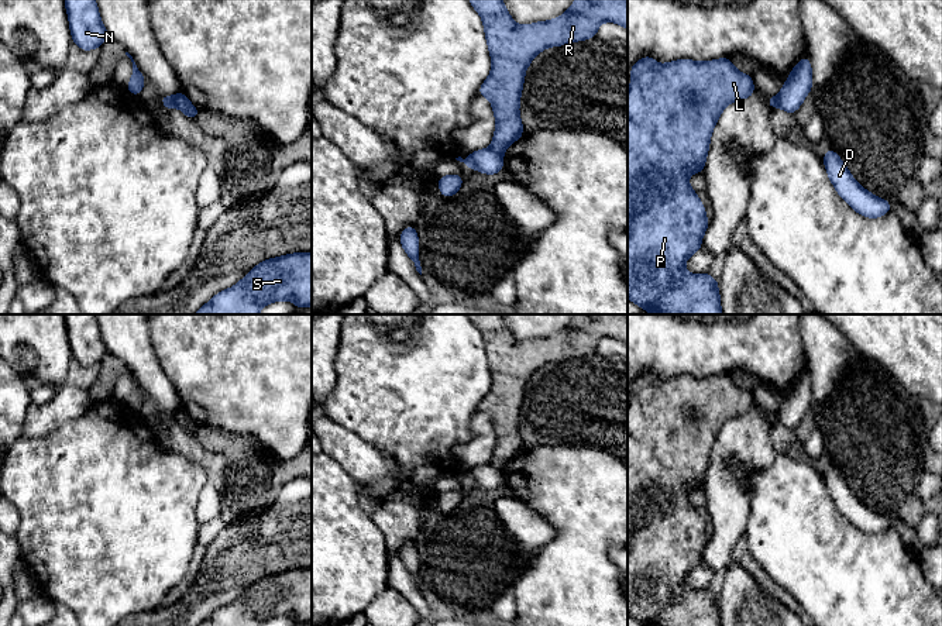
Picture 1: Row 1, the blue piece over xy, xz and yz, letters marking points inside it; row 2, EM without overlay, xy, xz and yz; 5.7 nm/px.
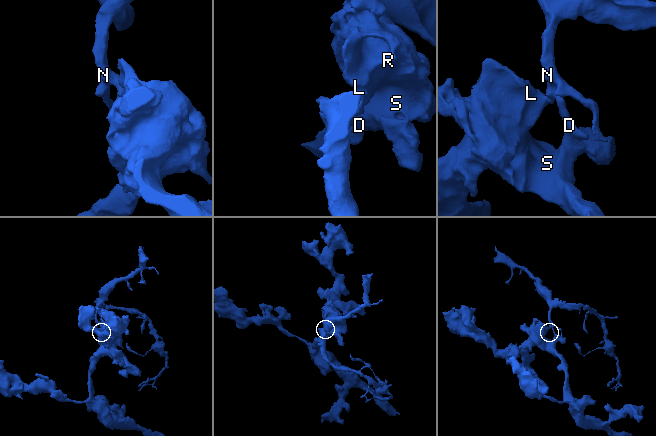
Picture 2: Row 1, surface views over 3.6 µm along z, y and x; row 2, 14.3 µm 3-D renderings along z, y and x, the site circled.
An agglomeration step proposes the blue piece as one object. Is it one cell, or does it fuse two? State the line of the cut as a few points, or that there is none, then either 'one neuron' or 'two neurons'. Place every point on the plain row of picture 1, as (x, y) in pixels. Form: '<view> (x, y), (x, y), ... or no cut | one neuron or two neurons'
xy (182, 409), (176, 422) | two neurons

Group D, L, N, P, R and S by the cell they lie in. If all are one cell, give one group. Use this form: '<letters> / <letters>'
D N / L P R S

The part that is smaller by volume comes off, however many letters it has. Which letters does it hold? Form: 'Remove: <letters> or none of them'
Remove: D, N

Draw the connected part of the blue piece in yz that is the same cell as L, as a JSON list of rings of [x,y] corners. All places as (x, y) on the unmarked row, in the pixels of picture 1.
[[[643,372],[630,385],[632,400],[628,405],[628,615],[644,626],[721,626],[718,596],[706,588],[691,591],[685,587],[685,577],[701,567],[701,557],[709,537],[705,522],[698,515],[688,499],[691,489],[701,489],[709,465],[709,455],[714,443],[723,427],[732,419],[745,416],[754,409],[752,391],[740,389],[729,374],[714,375],[709,378],[695,378],[692,375],[678,375],[664,381],[657,379],[652,372]]]

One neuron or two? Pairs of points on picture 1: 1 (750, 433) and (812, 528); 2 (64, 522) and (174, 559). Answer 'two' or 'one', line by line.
1: two
2: one

